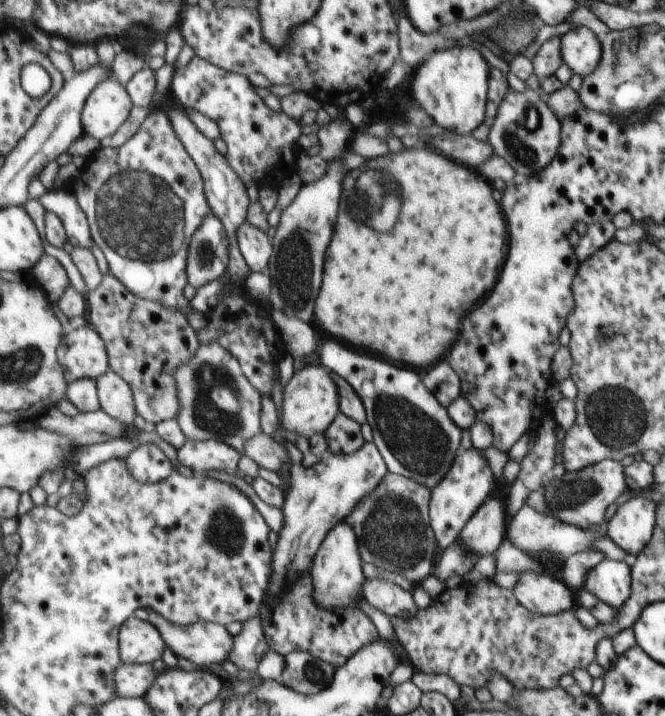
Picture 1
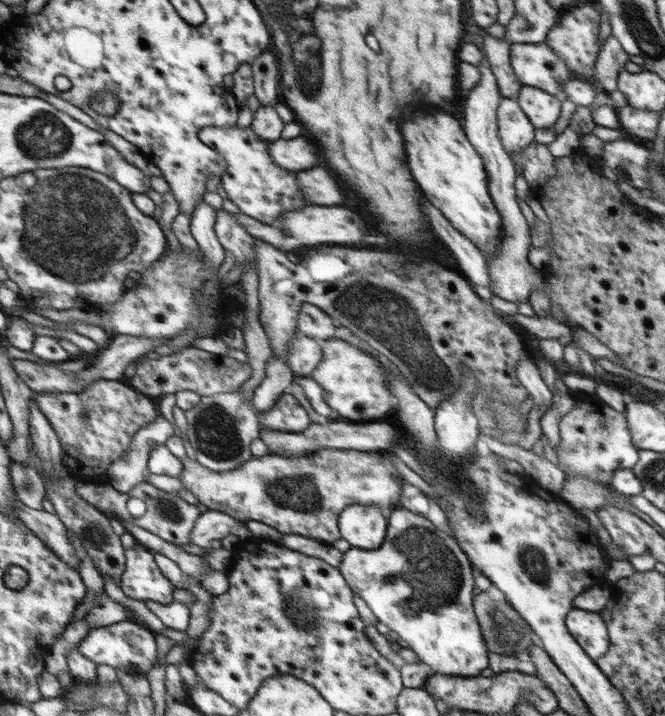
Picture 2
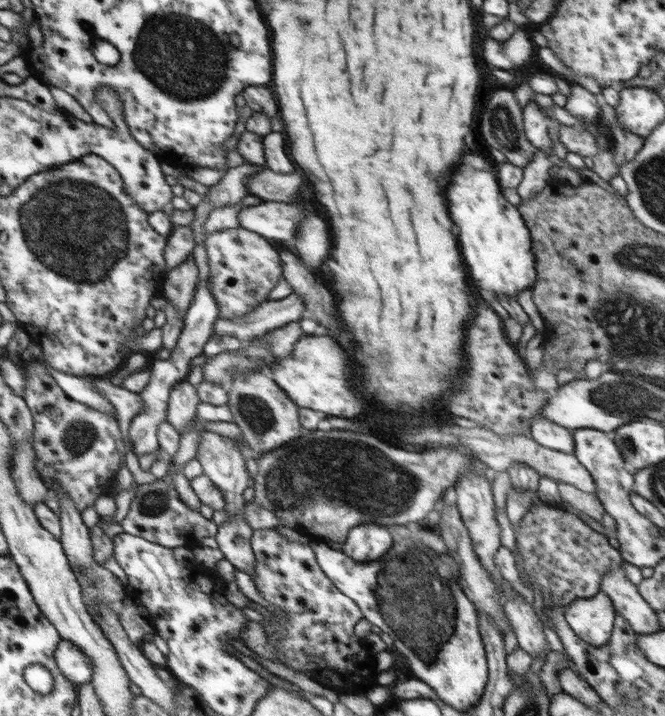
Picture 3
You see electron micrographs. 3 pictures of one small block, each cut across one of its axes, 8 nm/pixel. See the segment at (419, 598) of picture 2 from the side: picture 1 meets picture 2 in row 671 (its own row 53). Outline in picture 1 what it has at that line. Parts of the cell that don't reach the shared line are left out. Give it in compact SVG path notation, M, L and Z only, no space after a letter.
M457 46L433 52L410 75L411 94L435 124L446 132L467 136L483 122L485 90L488 90L489 66L472 47Z

